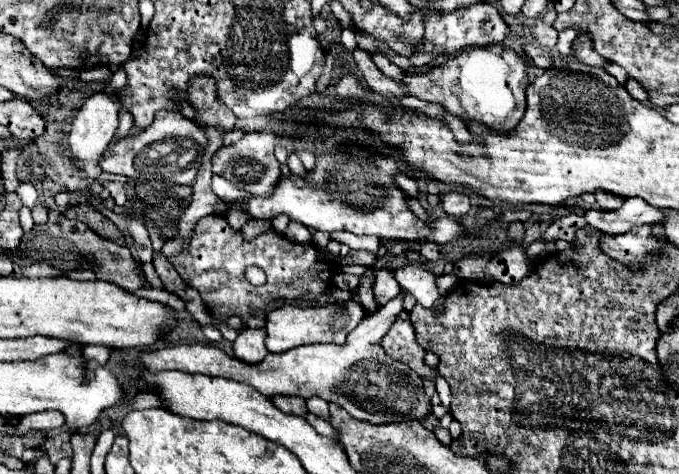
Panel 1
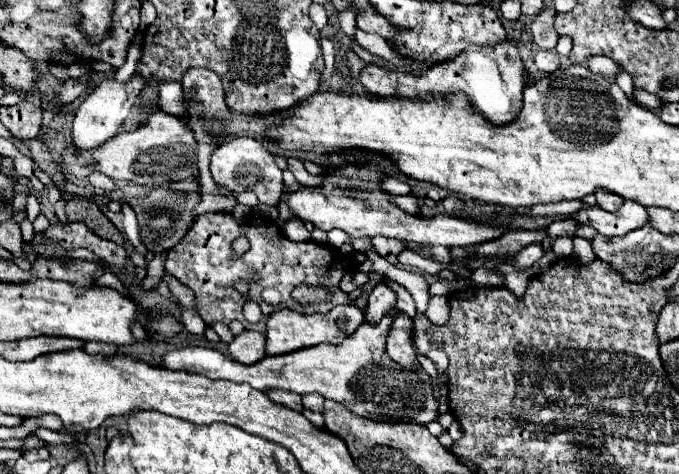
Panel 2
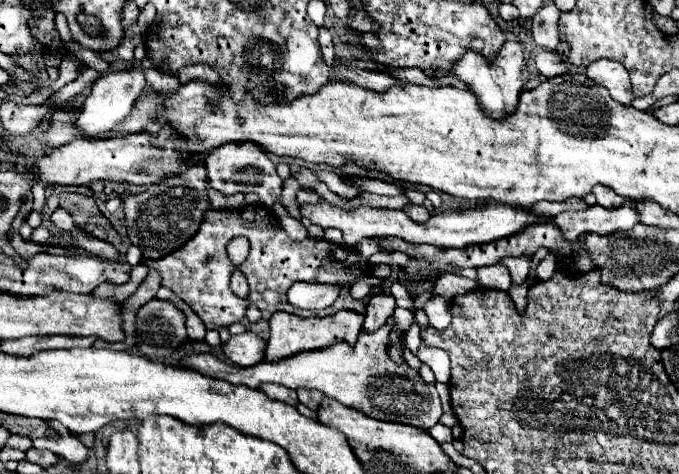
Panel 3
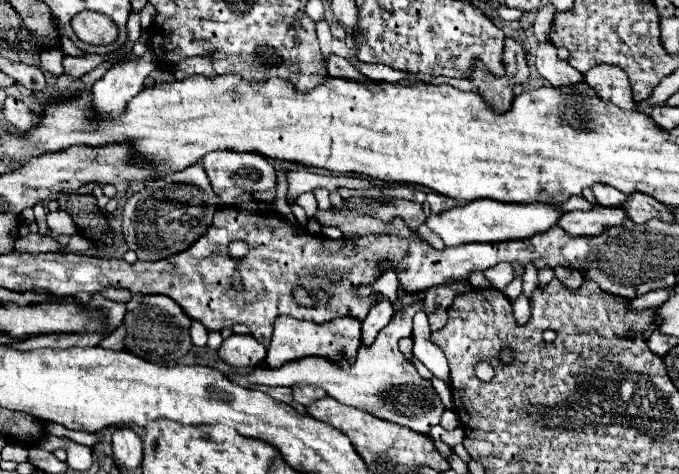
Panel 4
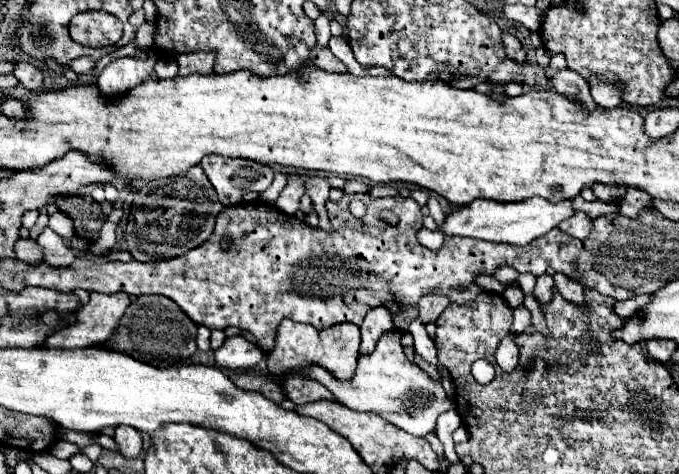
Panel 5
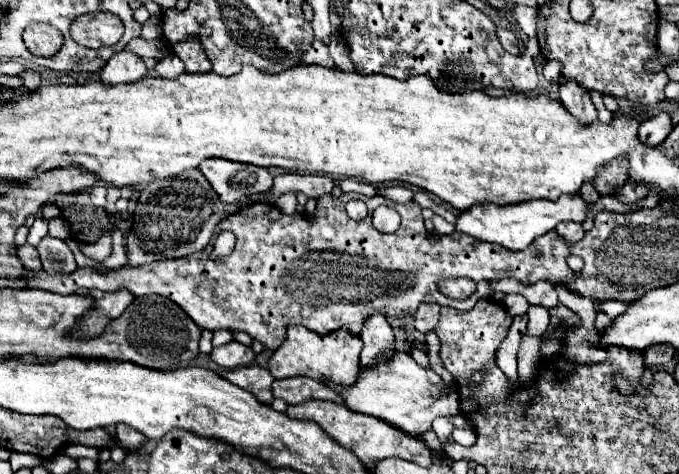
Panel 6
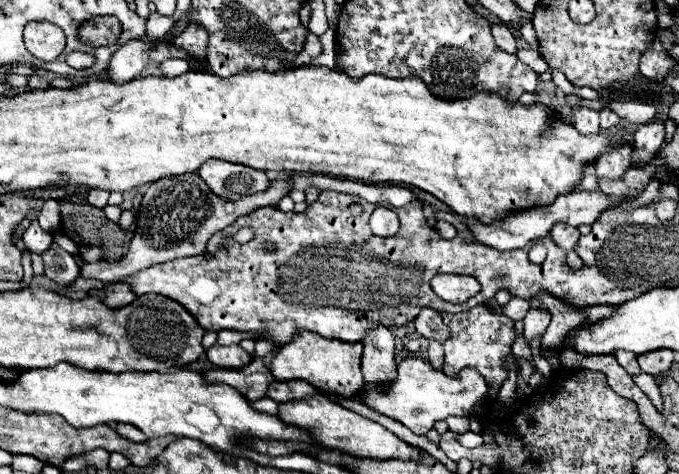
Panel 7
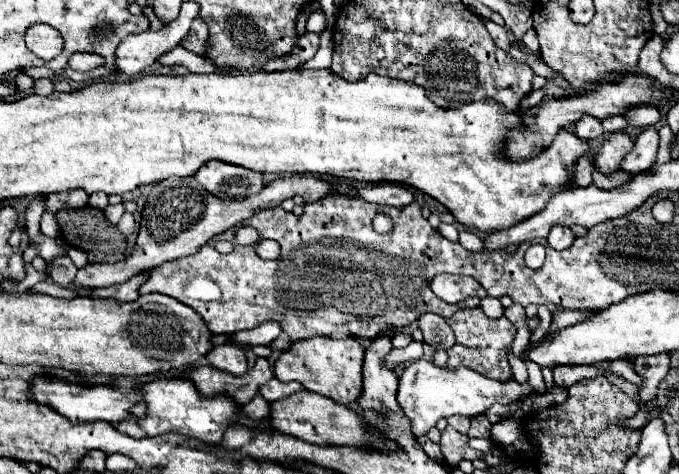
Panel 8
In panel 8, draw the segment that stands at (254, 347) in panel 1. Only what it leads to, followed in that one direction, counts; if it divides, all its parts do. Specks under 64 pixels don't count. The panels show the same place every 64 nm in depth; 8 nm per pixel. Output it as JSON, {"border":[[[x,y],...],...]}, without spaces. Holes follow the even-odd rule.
{"border":[[[222,344],[222,346],[214,346],[206,360],[210,362],[210,366],[218,368],[218,370],[228,370],[230,374],[244,374],[248,370],[248,362],[246,356],[242,352],[240,346],[236,344]]]}

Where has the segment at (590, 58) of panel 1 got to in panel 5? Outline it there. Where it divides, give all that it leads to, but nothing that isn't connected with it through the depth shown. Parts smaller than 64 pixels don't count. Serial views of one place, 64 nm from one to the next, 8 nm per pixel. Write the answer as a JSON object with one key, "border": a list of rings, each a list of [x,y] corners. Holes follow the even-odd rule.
{"border":[[[590,76],[590,92],[596,104],[600,106],[624,106],[624,88],[620,82],[608,82],[604,76]]]}

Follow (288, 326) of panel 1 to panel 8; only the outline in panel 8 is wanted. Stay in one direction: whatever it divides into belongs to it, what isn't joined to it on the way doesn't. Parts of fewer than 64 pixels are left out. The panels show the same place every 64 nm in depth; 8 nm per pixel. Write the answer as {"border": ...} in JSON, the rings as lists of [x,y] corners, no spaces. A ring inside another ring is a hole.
{"border":[[[312,336],[294,342],[274,362],[274,376],[280,382],[300,382],[306,390],[332,398],[338,404],[350,404],[358,400],[362,392],[362,360],[364,348],[356,340],[332,340],[324,336]]]}

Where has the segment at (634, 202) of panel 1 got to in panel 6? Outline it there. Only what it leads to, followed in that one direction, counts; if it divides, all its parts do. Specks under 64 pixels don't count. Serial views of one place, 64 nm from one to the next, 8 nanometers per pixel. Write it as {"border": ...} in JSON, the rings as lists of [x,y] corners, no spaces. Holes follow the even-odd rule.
{"border":[[[564,222],[564,224],[558,224],[556,226],[556,232],[568,240],[568,242],[578,242],[582,236],[584,236],[584,228],[580,222]]]}

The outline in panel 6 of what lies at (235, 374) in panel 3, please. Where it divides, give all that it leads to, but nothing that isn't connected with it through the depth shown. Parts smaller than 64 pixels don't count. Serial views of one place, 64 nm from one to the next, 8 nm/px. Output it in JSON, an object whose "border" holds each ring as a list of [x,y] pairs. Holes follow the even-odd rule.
{"border":[[[394,350],[390,356],[380,352],[372,366],[360,368],[358,380],[350,386],[340,386],[330,380],[324,380],[324,384],[338,392],[350,410],[372,414],[418,438],[432,428],[432,422],[438,416],[460,414],[460,398],[456,388],[448,388],[434,370],[420,368],[410,354],[398,350]]]}

